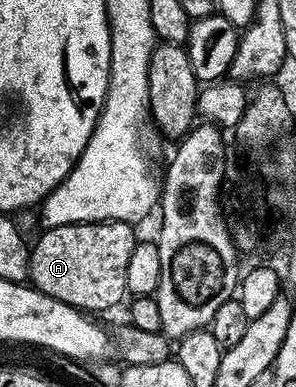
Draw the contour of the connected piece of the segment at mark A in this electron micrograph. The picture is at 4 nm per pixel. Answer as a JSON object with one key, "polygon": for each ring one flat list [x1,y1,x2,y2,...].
{"polygon":[[78,222,65,224,52,230,44,229,43,235,31,246,31,259,27,273,30,285,53,300,61,300,77,310,111,310,122,298,128,297,125,272,129,272,129,256,137,241,136,227,130,222]]}

